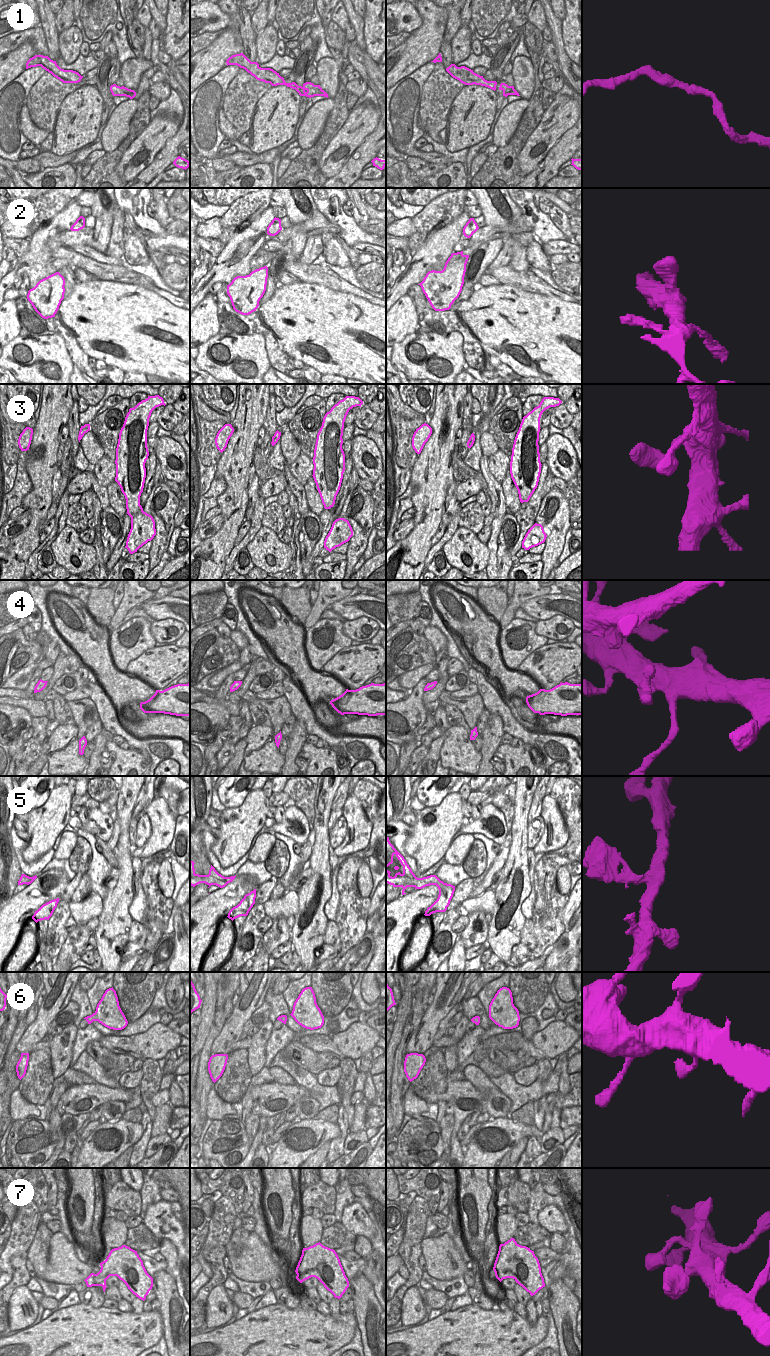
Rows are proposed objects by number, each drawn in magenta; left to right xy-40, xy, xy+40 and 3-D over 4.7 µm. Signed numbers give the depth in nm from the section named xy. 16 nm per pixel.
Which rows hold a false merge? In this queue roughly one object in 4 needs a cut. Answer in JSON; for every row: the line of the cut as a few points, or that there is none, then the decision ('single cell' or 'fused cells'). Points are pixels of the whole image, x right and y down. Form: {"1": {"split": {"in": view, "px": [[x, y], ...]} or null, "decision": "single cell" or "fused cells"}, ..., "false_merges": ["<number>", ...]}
{"1": {"split": null, "decision": "single cell"}, "2": {"split": null, "decision": "single cell"}, "3": {"split": null, "decision": "single cell"}, "4": {"split": {"in": "xy+40", "px": [[477, 734], [470, 737]]}, "decision": "fused cells"}, "5": {"split": null, "decision": "single cell"}, "6": {"split": null, "decision": "single cell"}, "7": {"split": null, "decision": "single cell"}, "false_merges": ["4"]}

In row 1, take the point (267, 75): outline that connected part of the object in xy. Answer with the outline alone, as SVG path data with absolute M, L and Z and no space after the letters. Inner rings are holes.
M243 53L232 55L227 59L226 63L227 66L237 65L240 68L245 69L257 80L270 83L272 86L286 85L287 87L295 89L300 96L306 96L309 98L314 96L324 96L329 98L328 94L320 87L320 85L314 85L311 82L306 82L302 86L298 86L295 82L286 83L279 73L271 68L261 68L257 62L251 62Z

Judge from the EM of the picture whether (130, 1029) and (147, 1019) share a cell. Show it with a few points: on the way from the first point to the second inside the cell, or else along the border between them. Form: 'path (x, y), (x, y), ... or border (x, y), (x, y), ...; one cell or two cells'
path (134, 1028), (143, 1023); one cell

